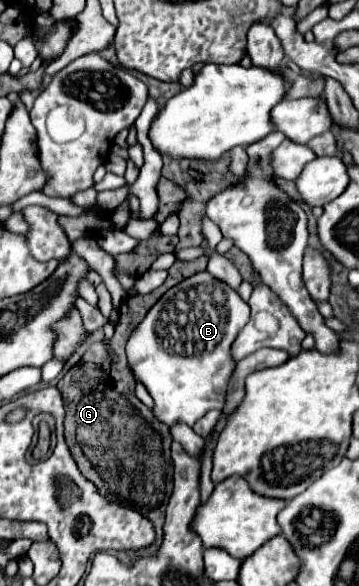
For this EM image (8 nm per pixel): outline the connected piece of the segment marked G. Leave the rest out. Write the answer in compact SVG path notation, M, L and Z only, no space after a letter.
M200 256L192 262L174 262L174 266L168 270L166 282L152 290L150 294L142 296L128 296L122 300L120 306L120 322L116 324L116 334L110 340L112 348L118 354L118 362L114 364L102 342L96 342L88 348L88 352L82 356L82 360L70 368L64 378L60 380L58 388L64 398L66 406L66 420L64 420L64 434L66 444L72 452L72 458L78 464L78 470L82 476L86 476L98 492L110 500L120 502L126 506L132 506L142 516L152 520L154 530L158 534L156 544L152 544L146 550L119 552L118 558L125 565L131 565L134 557L149 557L154 555L163 540L164 516L166 516L166 504L172 494L172 458L170 458L170 444L172 434L170 428L162 422L158 422L150 408L146 408L136 396L134 396L134 376L130 374L124 346L128 336L132 334L132 328L138 326L146 312L156 304L156 300L170 290L174 284L182 282L190 274L198 274L206 270L208 256Z

